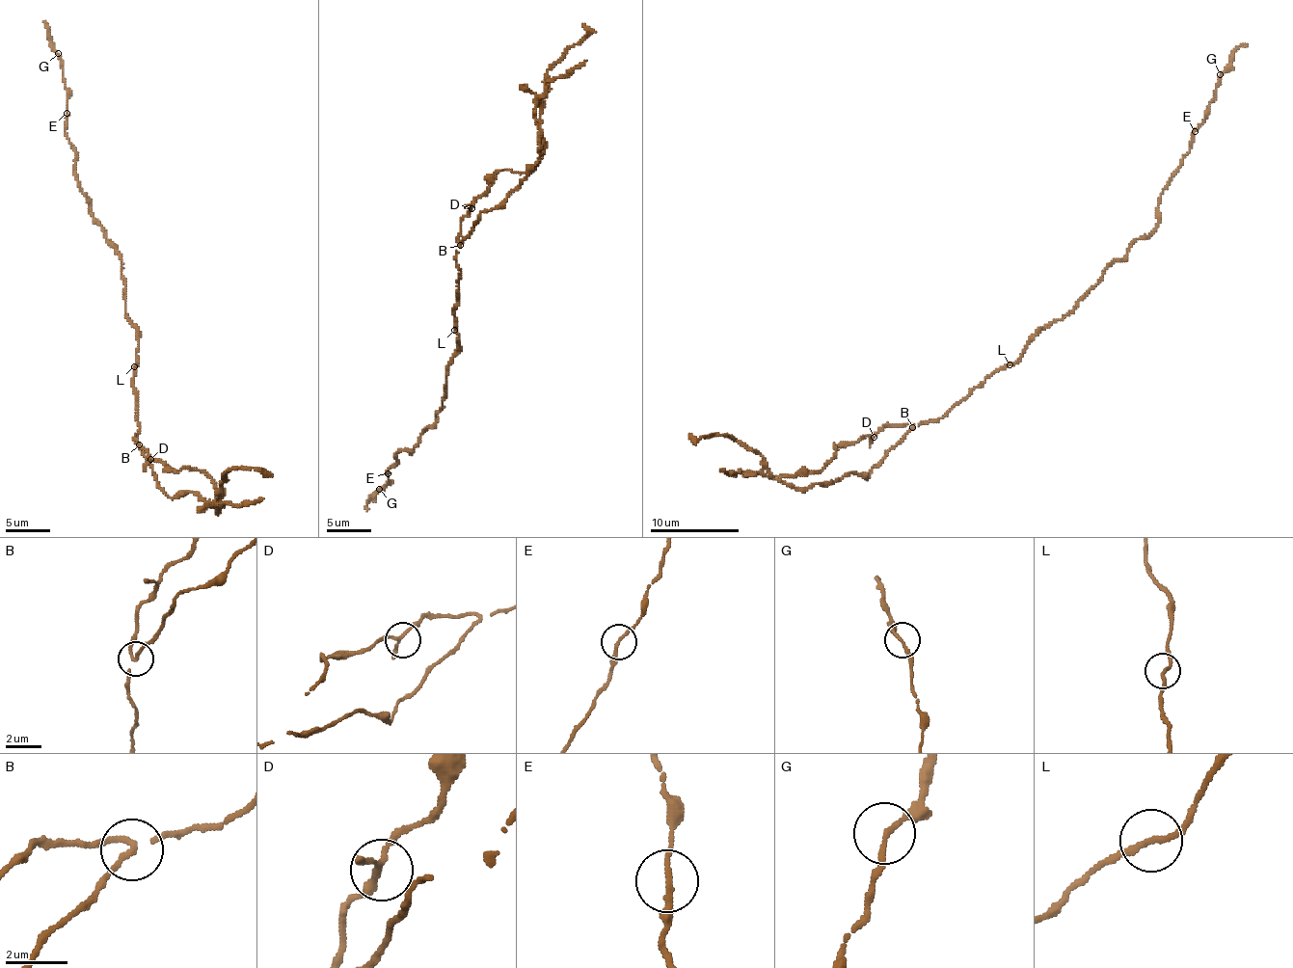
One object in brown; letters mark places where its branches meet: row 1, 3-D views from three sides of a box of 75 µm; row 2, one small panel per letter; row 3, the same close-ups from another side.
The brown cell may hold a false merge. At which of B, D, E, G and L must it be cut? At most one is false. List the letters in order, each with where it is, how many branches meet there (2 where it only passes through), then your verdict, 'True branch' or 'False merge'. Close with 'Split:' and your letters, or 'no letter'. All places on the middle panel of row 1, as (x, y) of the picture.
B: Place: (460, 245). Branches: 3. False merge
D: Place: (471, 208). Branches: 3. True branch
E: Place: (388, 473). Branches: 2. True branch
G: Place: (379, 489). Branches: 2. True branch
L: Place: (454, 330). Branches: 2. True branch
Split: B

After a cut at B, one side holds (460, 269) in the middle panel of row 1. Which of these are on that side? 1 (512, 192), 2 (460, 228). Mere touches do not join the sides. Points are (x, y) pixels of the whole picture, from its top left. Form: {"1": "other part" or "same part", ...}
{"1": "other part", "2": "same part"}

